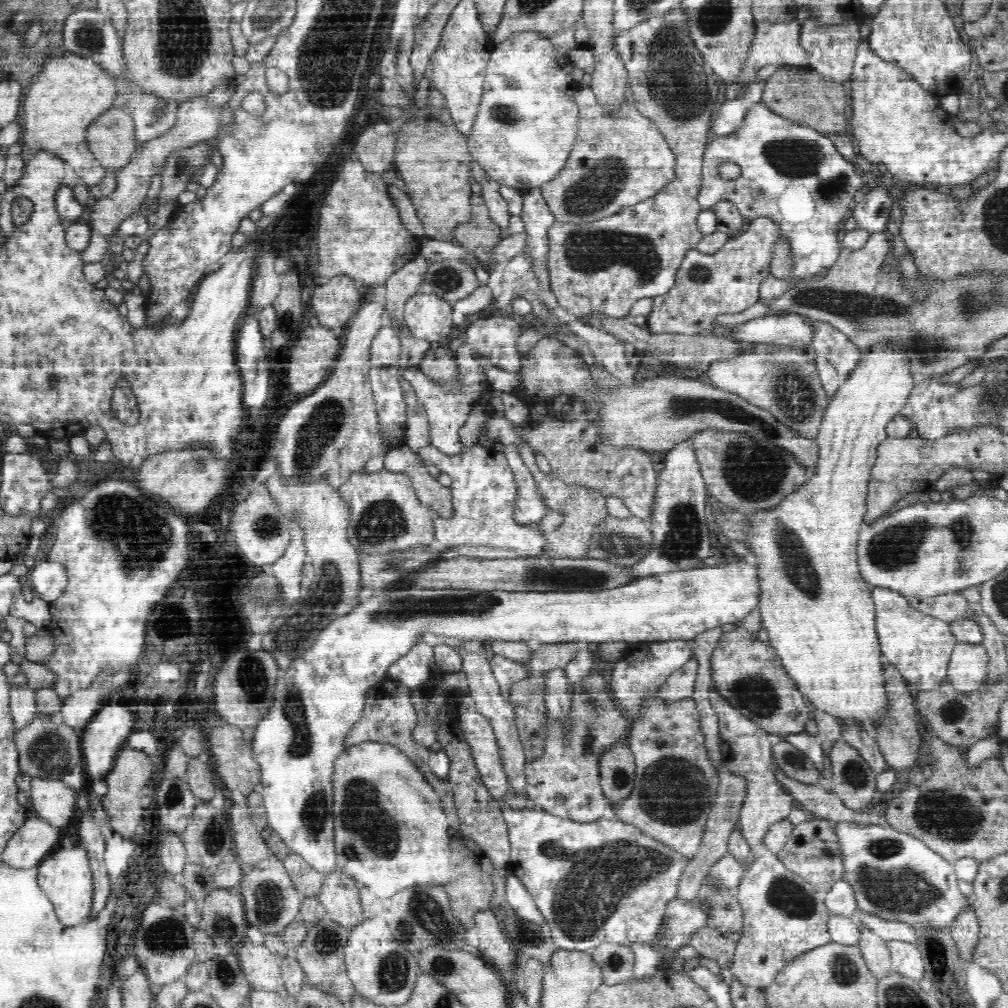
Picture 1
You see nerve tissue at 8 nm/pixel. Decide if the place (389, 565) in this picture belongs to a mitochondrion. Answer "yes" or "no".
yes

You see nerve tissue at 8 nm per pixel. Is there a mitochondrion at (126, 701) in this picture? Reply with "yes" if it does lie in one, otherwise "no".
no

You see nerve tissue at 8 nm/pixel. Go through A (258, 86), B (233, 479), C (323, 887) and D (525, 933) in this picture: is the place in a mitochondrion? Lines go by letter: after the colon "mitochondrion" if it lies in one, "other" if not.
A: other
B: other
C: other
D: mitochondrion

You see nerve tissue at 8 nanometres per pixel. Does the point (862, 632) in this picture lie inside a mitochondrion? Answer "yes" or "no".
no

